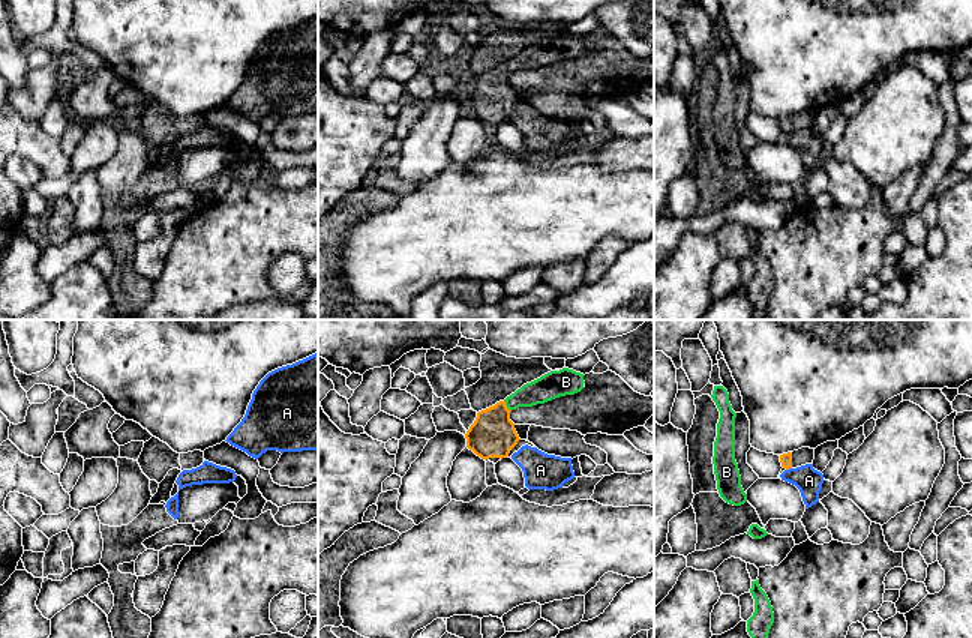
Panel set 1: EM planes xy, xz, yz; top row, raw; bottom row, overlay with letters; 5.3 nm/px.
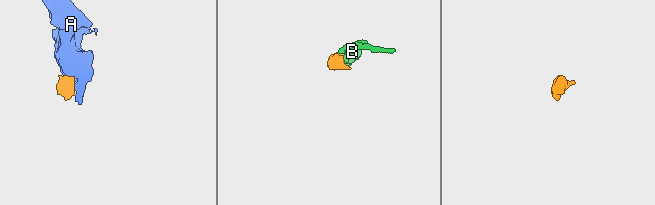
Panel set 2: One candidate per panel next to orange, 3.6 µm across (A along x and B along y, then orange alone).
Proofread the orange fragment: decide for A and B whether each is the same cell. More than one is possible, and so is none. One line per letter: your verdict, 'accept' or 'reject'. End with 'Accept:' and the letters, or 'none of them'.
A: reject
B: accept
Accept: B

